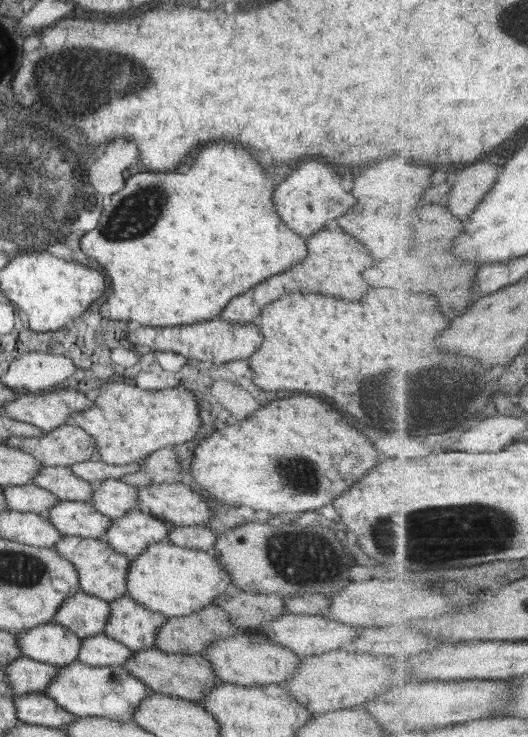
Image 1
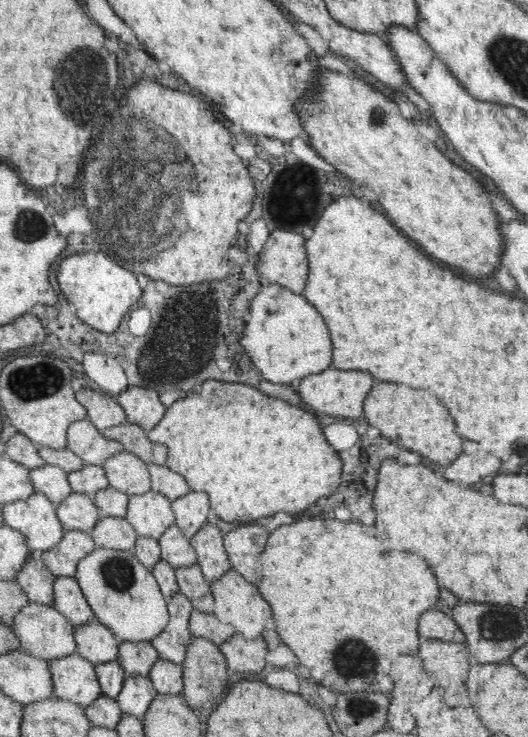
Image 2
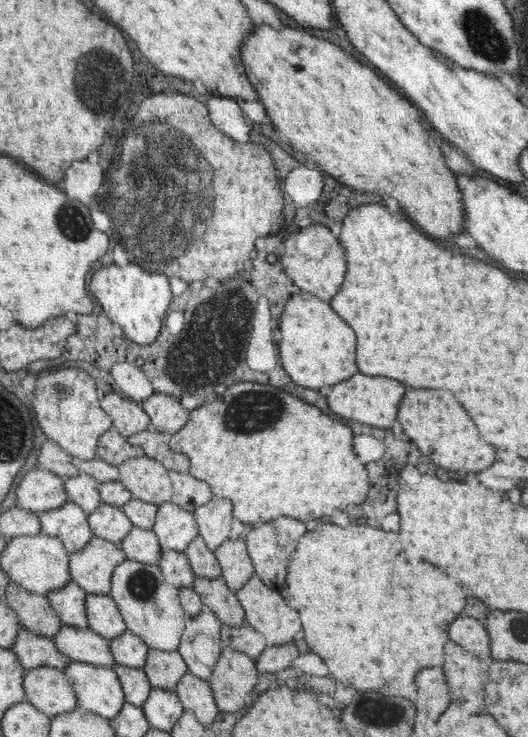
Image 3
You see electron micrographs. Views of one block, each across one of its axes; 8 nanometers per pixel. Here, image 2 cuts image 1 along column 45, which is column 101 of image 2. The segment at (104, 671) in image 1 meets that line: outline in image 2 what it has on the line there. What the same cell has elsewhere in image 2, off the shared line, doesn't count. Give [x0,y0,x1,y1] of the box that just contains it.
[47,652,103,708]

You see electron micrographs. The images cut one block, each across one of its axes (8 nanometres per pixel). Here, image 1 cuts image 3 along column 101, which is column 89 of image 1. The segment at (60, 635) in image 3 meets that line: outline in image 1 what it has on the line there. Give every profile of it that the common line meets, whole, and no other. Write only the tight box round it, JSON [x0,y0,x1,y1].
[78,632,134,666]

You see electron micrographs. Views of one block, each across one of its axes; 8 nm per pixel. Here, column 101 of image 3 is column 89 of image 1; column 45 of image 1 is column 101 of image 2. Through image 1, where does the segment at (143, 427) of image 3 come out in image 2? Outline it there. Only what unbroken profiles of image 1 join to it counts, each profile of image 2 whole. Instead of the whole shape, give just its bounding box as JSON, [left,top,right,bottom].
[74,388,126,432]

